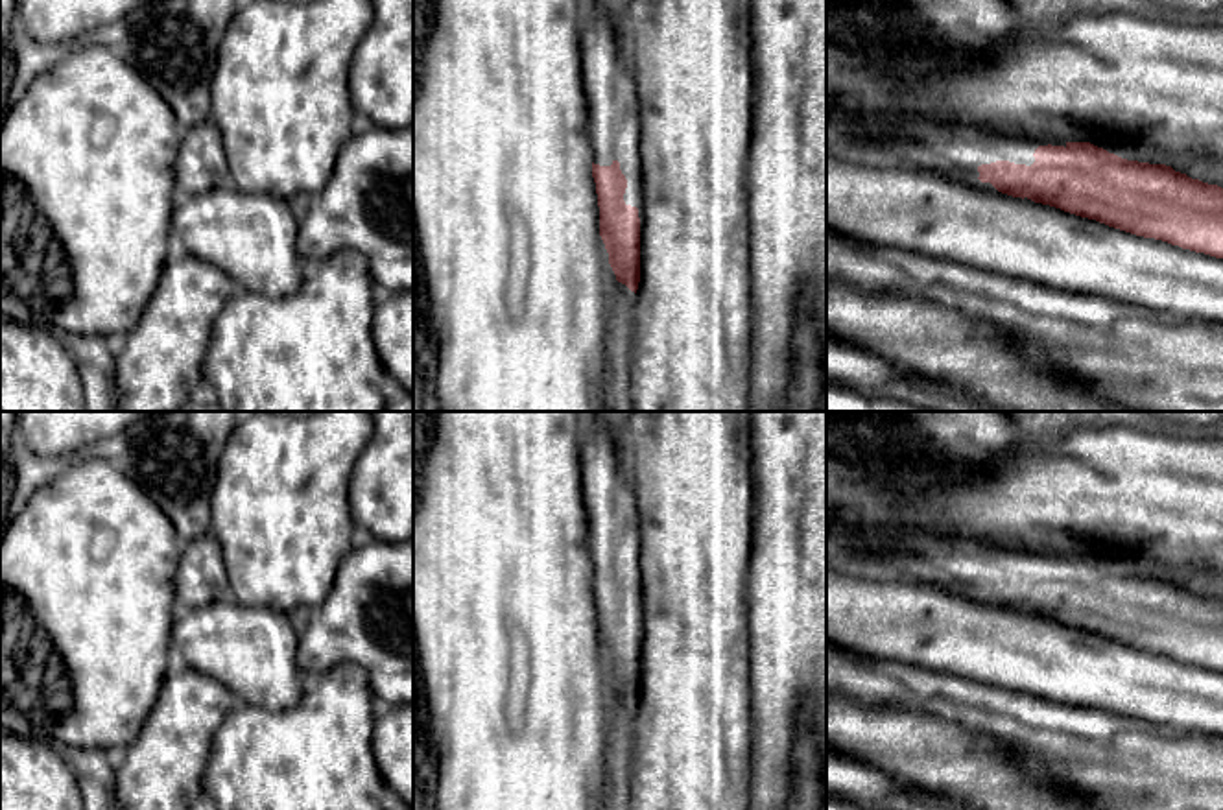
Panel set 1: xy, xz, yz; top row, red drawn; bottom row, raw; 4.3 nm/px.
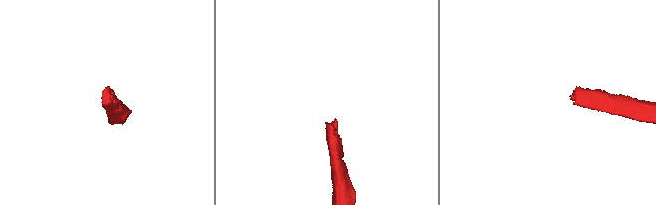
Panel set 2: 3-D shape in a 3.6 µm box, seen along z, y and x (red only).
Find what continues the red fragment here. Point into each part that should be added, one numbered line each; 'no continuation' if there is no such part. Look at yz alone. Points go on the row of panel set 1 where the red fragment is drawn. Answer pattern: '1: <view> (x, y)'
1: yz (954, 150)

